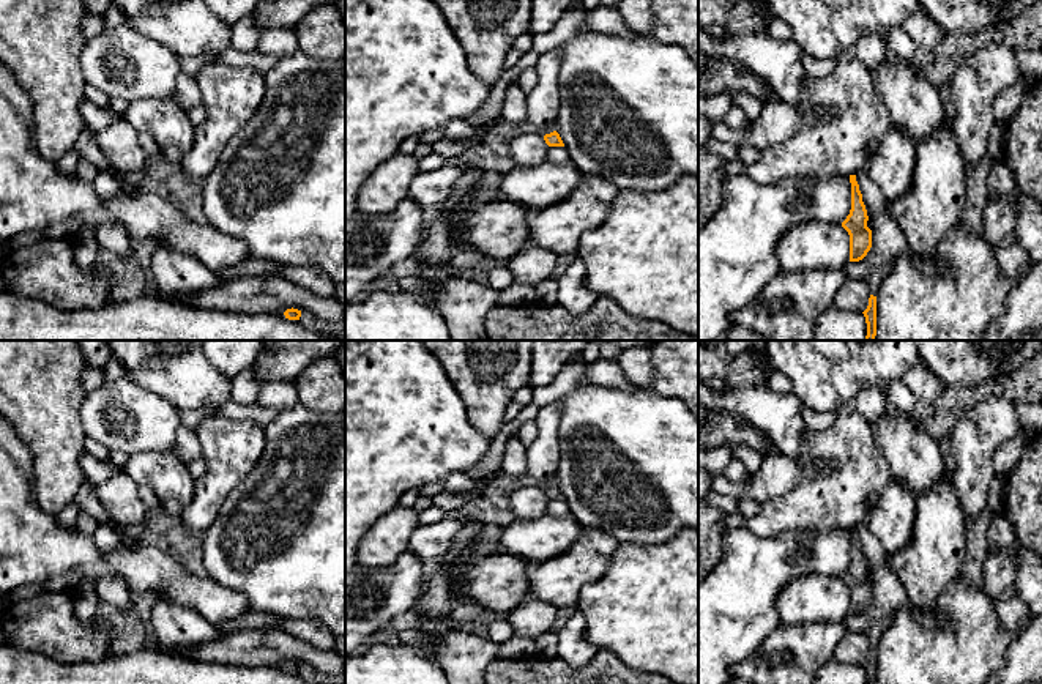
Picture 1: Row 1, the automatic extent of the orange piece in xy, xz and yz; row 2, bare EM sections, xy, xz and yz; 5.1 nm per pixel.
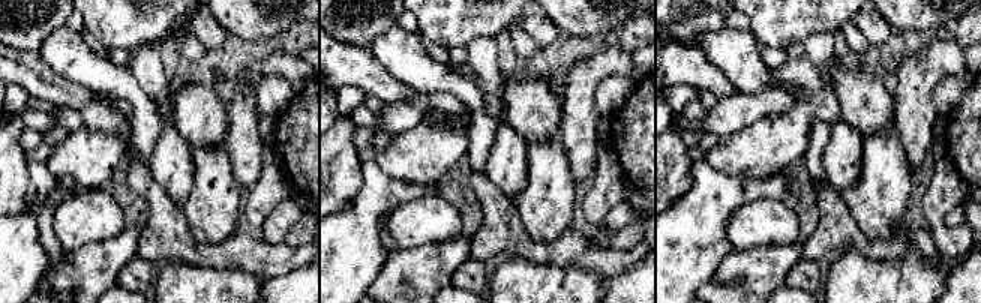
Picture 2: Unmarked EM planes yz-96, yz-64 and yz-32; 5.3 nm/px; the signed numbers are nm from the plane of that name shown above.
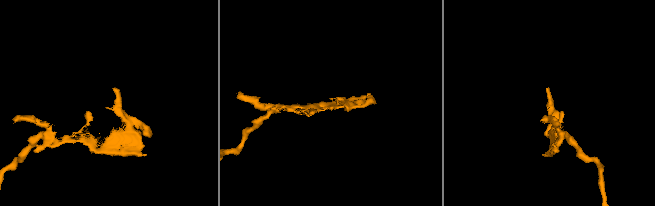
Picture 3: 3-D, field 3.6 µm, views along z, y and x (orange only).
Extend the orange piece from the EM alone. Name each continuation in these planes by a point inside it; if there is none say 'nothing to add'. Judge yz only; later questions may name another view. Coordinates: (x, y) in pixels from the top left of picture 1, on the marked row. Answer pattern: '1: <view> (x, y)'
1: yz (853, 295)

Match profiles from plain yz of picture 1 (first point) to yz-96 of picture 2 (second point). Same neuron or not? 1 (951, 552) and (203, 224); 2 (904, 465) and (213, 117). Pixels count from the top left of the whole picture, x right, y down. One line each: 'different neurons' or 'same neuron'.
1: same neuron
2: same neuron

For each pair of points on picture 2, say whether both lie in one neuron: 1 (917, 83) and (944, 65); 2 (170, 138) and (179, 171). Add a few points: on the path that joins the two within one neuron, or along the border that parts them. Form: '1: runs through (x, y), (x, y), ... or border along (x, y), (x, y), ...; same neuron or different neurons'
1: runs through (923, 77), (938, 65); same neuron
2: runs through (170, 146), (171, 164); same neuron

